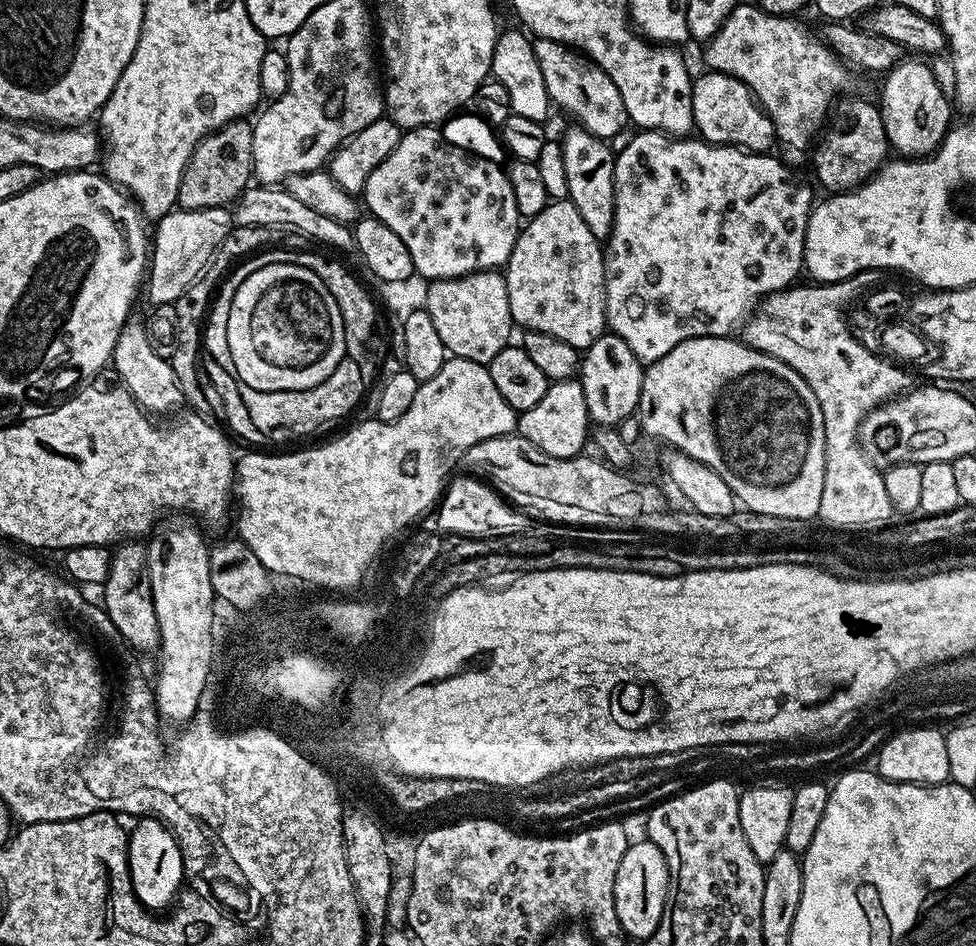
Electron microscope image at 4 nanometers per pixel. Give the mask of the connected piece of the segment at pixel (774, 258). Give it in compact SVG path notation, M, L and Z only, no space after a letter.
M640 130L635 133L637 136L625 146L616 152L616 165L614 166L614 216L612 232L606 239L606 251L604 254L604 293L606 294L606 314L608 315L607 327L610 329L611 335L622 338L622 342L626 342L626 346L630 346L630 350L634 350L634 354L639 358L640 363L647 366L658 362L658 358L662 358L666 354L670 354L670 350L674 350L674 346L678 346L682 342L686 342L695 336L732 336L733 333L743 325L744 321L756 311L759 303L764 297L781 292L783 288L793 287L797 283L796 275L802 272L804 268L804 239L806 238L806 226L808 225L808 213L814 207L814 199L812 200L812 192L804 184L796 181L796 176L776 157L776 154L767 152L745 152L742 148L732 148L728 144L710 144L707 140L699 138L685 138L682 136L670 136L667 132L653 132L651 130Z

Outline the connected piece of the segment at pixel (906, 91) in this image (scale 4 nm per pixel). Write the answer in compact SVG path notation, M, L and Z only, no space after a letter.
M904 58L883 77L884 89L880 92L878 107L891 151L900 158L931 156L954 124L953 101L949 93L947 96L940 89L935 74L923 62L920 58Z

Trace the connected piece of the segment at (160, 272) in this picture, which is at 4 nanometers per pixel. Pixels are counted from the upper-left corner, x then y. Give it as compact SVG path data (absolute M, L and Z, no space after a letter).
M227 207L206 210L180 208L167 212L161 220L155 221L154 235L150 240L150 263L146 269L149 305L175 304L177 298L208 267L208 261L215 256L233 227L234 216Z

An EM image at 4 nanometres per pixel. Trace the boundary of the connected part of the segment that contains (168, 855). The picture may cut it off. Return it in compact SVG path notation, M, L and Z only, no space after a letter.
M144 818L139 821L140 825L136 829L131 829L128 837L128 869L130 870L130 882L134 894L140 899L140 905L148 909L153 914L160 914L165 910L173 907L174 901L177 899L178 893L181 891L180 883L186 879L184 871L184 859L182 858L182 850L178 846L176 837L172 835L172 831L167 828L159 819Z

